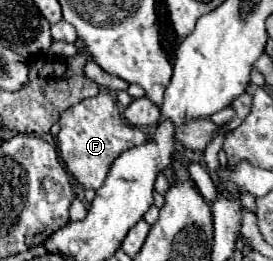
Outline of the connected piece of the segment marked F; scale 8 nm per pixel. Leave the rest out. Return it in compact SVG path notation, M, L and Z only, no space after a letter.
M103 87L95 97L87 97L81 103L63 111L59 117L59 125L61 131L57 135L57 143L59 143L61 159L65 161L67 169L77 179L77 183L81 187L91 187L91 189L99 189L105 183L111 163L115 163L115 159L123 151L131 147L139 147L149 141L149 135L143 129L129 125L121 117L115 99Z

